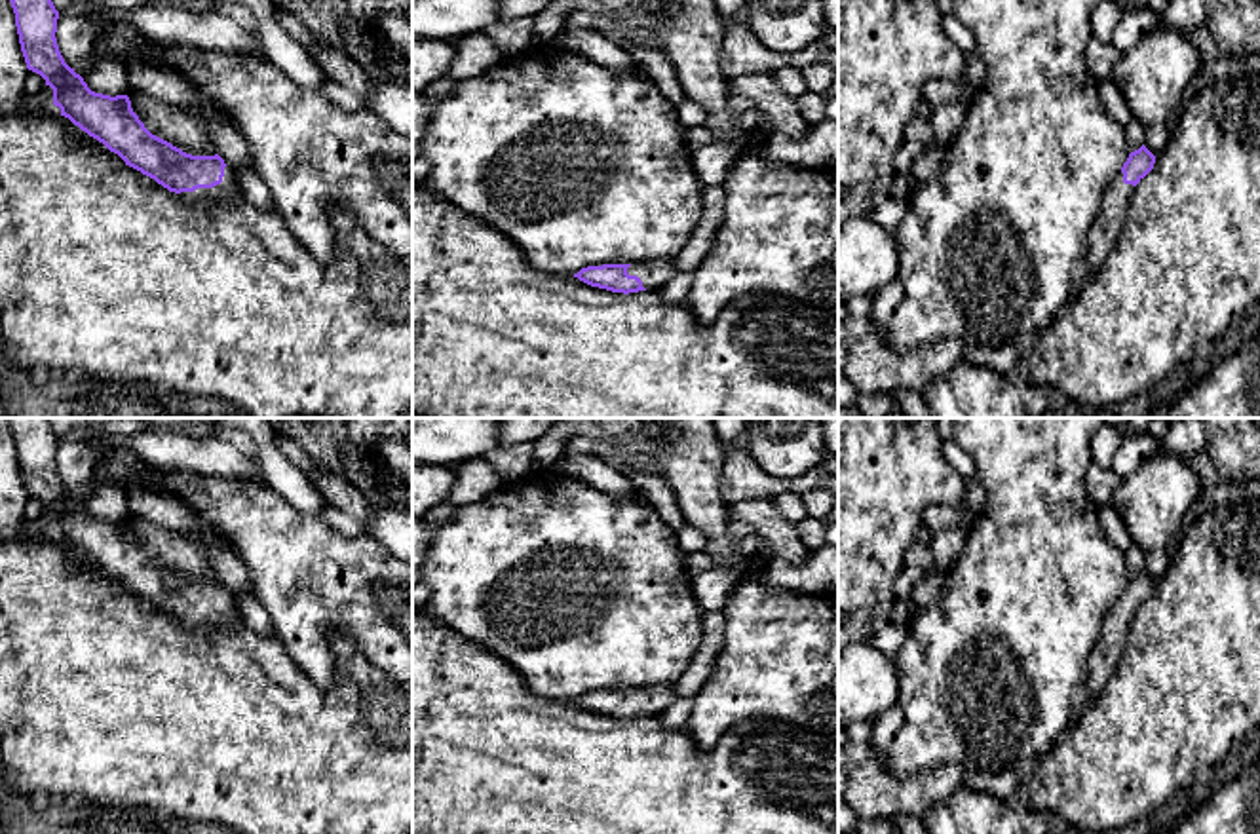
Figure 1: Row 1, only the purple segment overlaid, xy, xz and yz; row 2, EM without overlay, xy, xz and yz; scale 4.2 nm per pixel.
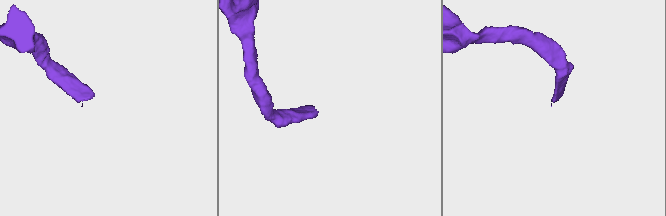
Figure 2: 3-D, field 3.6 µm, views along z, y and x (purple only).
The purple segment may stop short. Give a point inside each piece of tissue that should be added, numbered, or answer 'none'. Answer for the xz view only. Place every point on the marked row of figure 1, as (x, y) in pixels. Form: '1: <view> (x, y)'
1: xz (654, 274)

